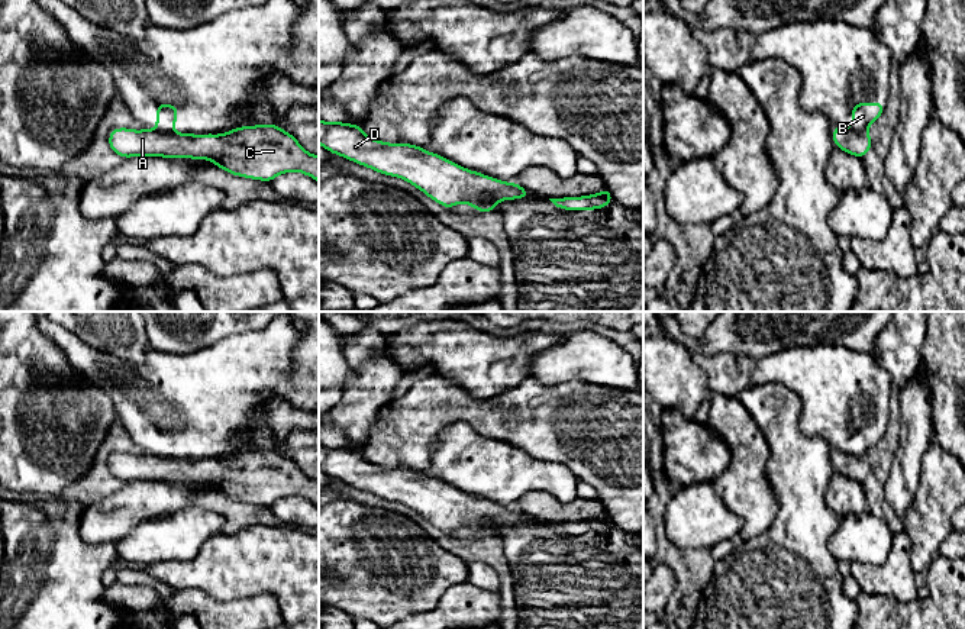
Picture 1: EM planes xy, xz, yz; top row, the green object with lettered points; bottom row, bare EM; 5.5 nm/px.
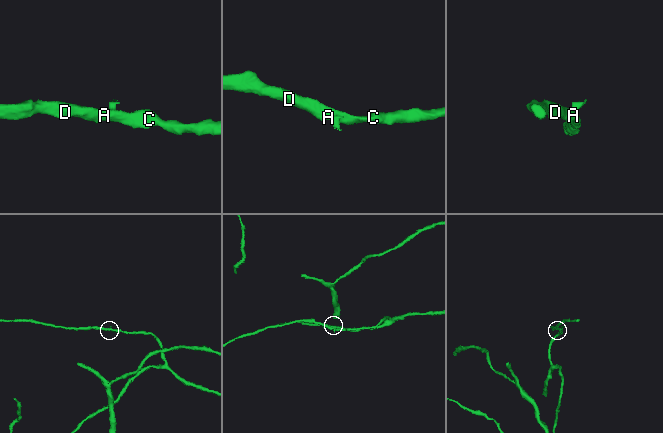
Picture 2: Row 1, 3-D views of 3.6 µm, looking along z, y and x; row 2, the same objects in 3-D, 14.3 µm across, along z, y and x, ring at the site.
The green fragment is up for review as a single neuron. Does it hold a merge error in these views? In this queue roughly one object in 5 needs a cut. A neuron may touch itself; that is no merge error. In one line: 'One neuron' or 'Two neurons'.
Two neurons

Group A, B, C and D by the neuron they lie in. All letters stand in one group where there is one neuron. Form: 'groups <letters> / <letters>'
groups A C D / B

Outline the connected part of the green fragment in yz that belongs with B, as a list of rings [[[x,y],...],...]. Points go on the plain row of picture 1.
[[[855,428],[852,429],[852,455],[866,455],[885,435],[887,428]]]

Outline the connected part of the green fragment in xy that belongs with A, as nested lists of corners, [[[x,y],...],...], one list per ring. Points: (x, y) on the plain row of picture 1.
[[[258,449],[235,452],[223,459],[191,459],[159,455],[113,454],[109,470],[122,483],[165,481],[210,484],[229,499],[271,507],[278,499],[298,496],[319,507],[319,481],[309,478],[291,459],[277,449]]]

